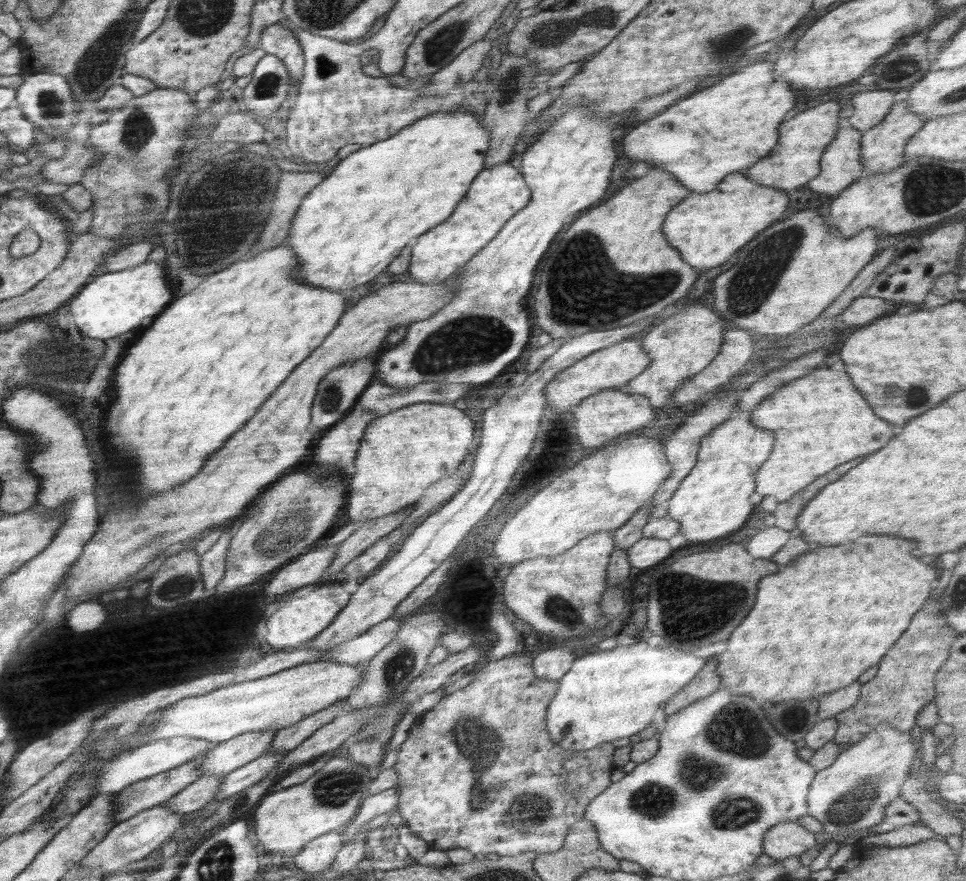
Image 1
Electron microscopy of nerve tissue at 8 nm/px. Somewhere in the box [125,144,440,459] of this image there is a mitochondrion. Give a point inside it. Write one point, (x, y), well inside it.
(213, 219)

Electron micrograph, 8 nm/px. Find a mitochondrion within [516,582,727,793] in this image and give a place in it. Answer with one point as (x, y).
(562, 612)

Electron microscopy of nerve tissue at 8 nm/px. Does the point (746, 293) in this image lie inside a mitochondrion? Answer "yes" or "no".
yes

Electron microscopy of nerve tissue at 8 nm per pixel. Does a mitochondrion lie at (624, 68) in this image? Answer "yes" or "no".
no

